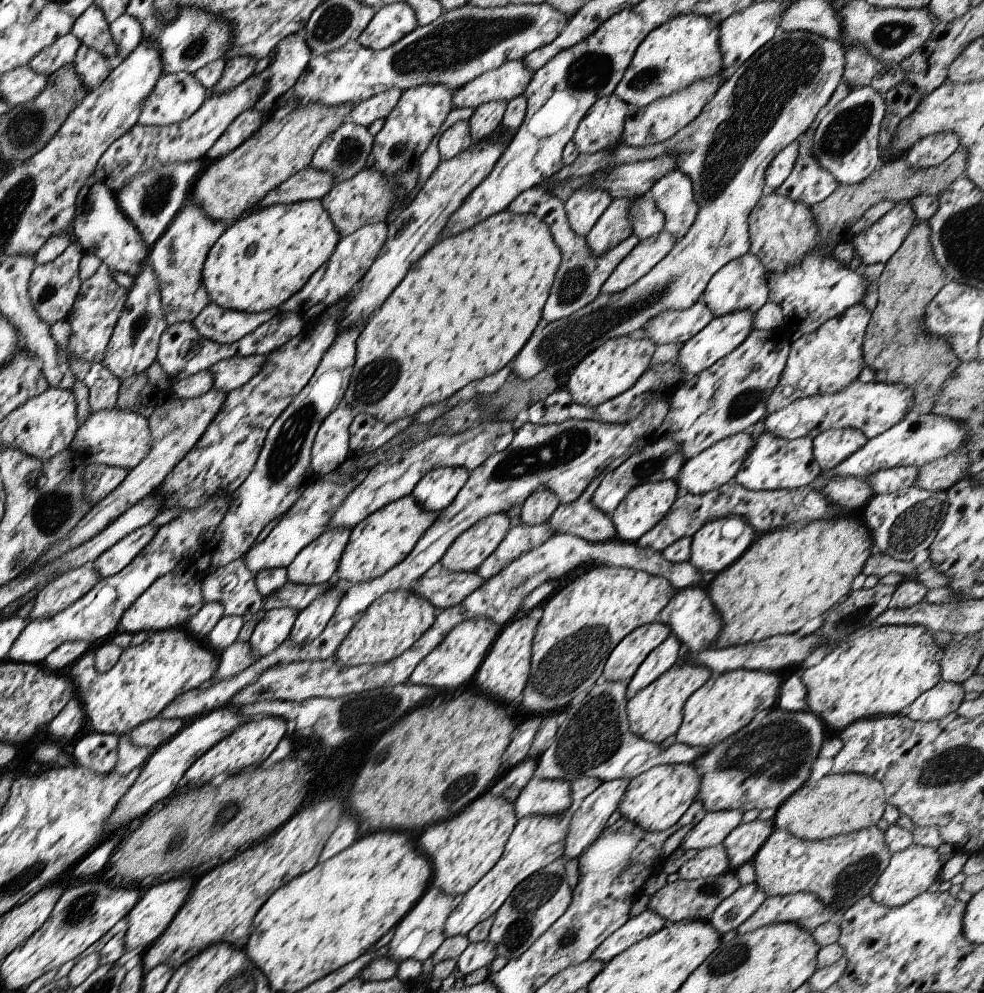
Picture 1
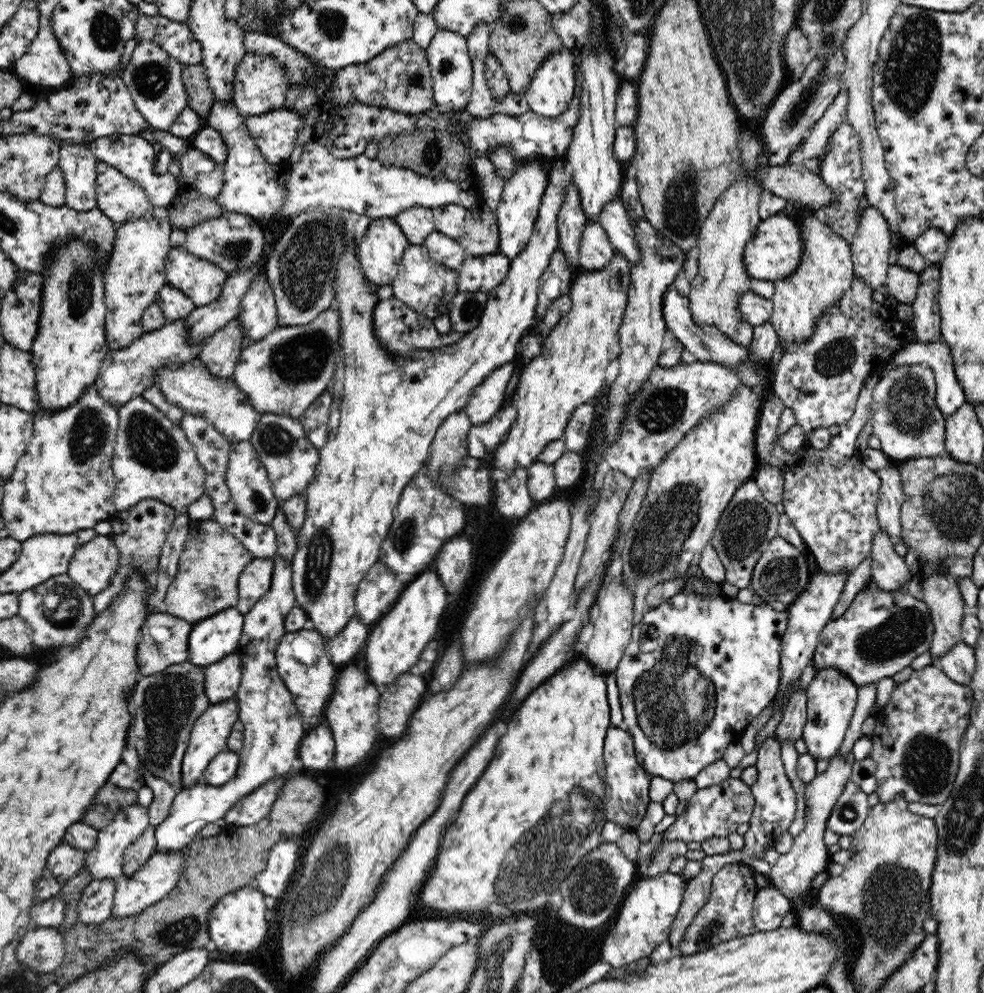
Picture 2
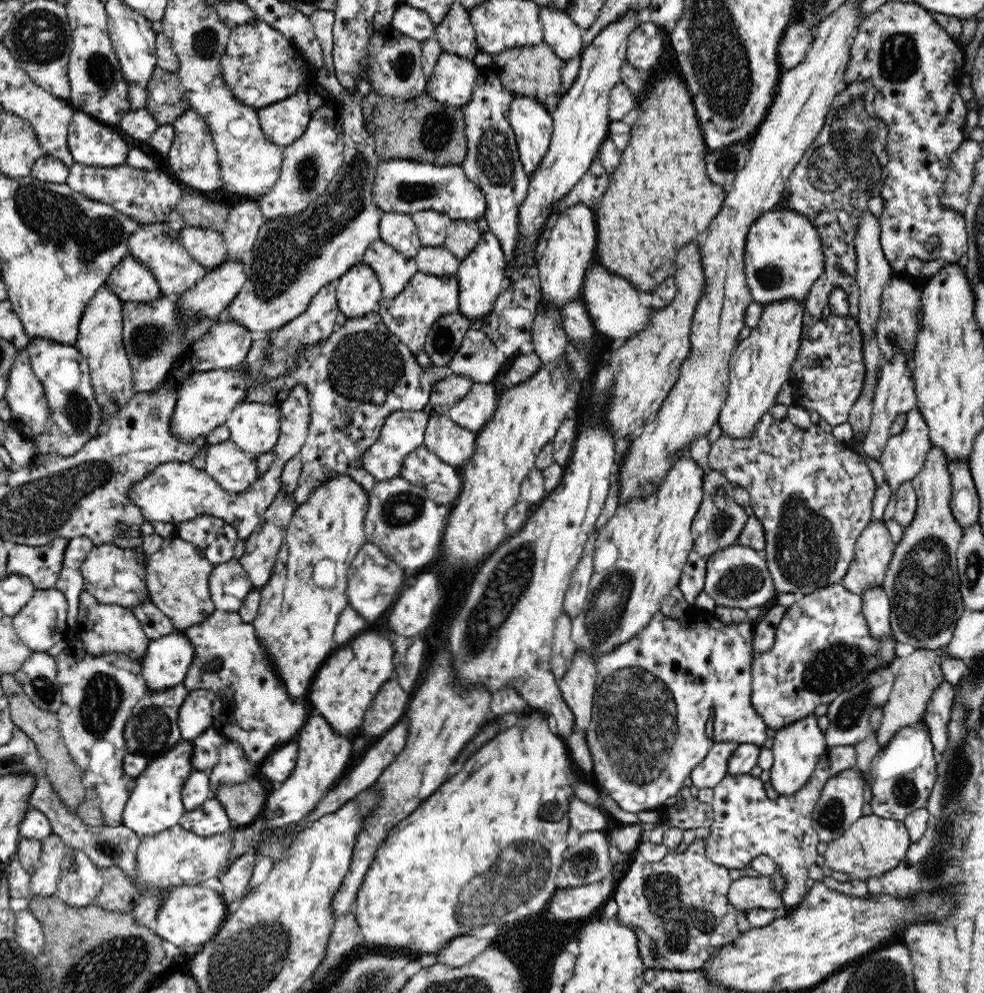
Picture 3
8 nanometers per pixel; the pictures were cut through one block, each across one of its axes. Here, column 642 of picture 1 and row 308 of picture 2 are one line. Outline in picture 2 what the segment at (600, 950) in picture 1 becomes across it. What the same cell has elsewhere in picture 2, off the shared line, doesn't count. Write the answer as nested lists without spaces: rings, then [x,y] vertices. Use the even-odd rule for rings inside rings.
[[[928,264],[919,274],[919,287],[913,301],[913,329],[916,341],[932,344],[941,340],[940,304],[938,303],[940,264]]]

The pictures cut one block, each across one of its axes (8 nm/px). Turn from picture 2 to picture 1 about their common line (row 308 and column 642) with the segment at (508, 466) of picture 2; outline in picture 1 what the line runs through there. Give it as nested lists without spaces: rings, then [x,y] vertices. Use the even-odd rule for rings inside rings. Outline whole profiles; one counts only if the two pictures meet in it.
[[[597,565],[590,572],[576,578],[572,584],[556,592],[545,605],[539,621],[531,649],[531,674],[522,692],[523,713],[546,713],[559,709],[563,711],[578,693],[588,694],[599,682],[608,656],[614,648],[636,628],[657,622],[660,612],[677,592],[673,585],[660,576],[652,576],[642,570],[626,567]]]

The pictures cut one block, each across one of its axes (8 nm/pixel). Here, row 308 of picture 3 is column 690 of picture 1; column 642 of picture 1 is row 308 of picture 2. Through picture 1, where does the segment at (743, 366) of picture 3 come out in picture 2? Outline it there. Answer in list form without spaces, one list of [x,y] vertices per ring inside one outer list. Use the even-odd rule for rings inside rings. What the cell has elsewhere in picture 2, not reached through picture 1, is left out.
[[[814,213],[804,220],[798,219],[798,224],[804,244],[801,264],[789,278],[774,283],[774,296],[771,299],[774,312],[769,322],[783,350],[790,350],[796,342],[810,338],[818,318],[842,299],[855,279],[851,245],[832,233],[832,229]]]

